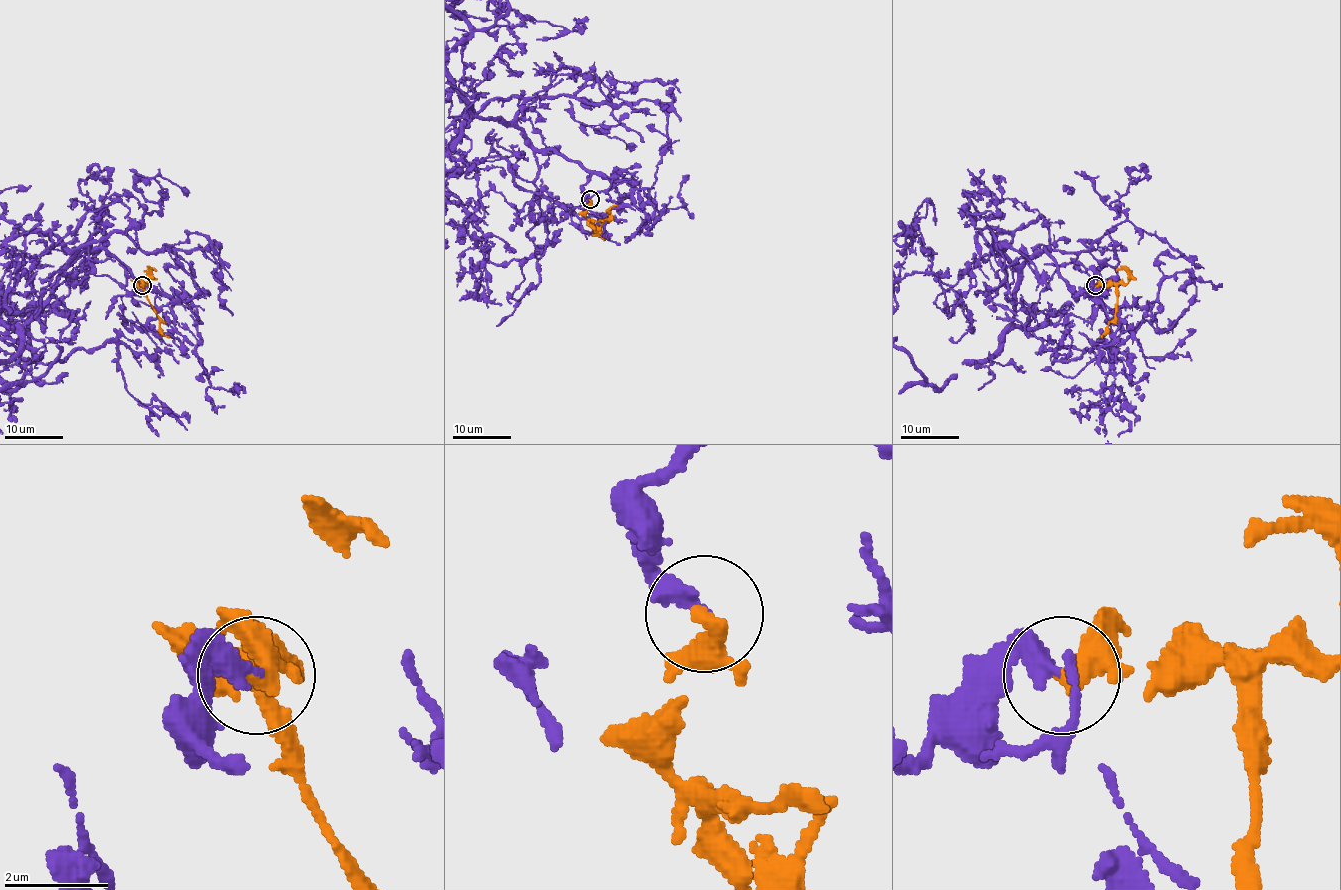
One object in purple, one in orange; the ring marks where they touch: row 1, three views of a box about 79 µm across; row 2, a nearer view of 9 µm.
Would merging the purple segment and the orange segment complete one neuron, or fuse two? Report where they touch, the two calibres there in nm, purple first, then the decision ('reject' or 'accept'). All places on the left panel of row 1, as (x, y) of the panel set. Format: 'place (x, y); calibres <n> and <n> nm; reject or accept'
place (142, 285); calibres 340 and 320 nm; accept

